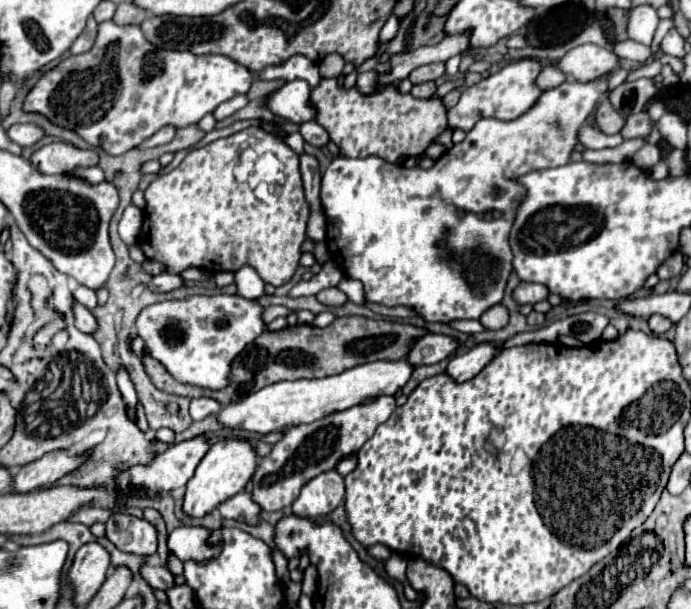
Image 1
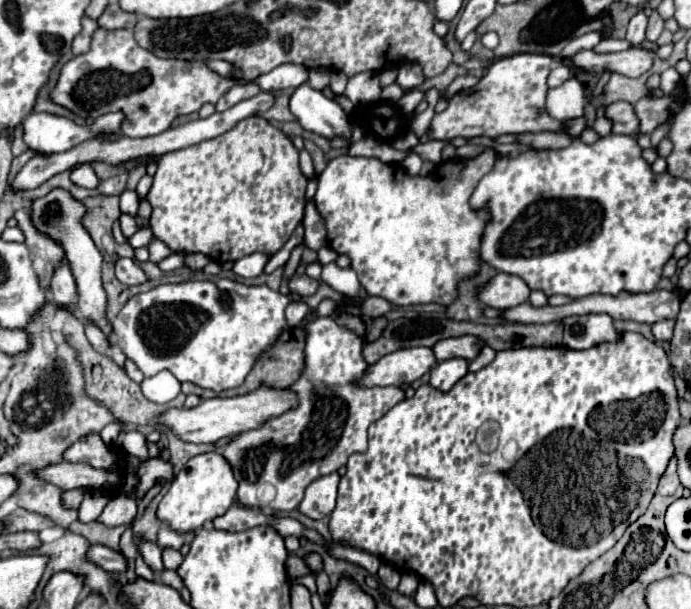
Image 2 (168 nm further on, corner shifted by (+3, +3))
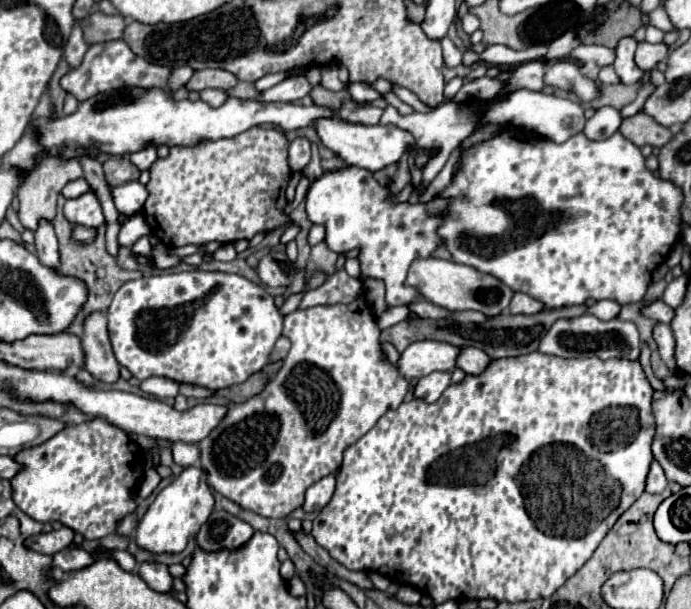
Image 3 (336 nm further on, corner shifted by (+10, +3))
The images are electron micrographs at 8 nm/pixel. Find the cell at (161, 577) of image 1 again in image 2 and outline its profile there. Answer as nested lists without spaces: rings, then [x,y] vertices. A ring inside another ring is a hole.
[[[92,544],[90,550],[86,552],[88,562],[100,566],[106,572],[126,572],[126,560],[122,554],[110,550],[108,546],[102,544]]]

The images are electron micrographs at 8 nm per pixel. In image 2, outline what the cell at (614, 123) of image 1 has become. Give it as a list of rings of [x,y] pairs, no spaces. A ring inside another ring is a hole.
[[[614,102],[606,108],[606,116],[612,118],[614,134],[626,134],[626,136],[638,136],[640,134],[640,122],[634,112],[634,106],[628,102]]]

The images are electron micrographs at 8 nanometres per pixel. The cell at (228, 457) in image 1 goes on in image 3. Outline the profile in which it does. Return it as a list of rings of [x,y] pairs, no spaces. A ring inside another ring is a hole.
[[[187,466],[167,488],[163,488],[157,494],[155,502],[149,506],[135,532],[135,540],[141,548],[161,554],[161,552],[181,552],[187,546],[187,540],[199,532],[199,528],[207,522],[207,518],[213,512],[215,498],[209,488],[207,476],[209,474],[203,468]]]

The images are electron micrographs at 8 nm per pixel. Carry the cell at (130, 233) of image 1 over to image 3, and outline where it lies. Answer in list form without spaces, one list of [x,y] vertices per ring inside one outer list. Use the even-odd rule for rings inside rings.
[[[133,216],[129,218],[123,226],[121,226],[121,232],[119,232],[119,244],[121,246],[127,246],[131,248],[141,236],[147,236],[151,230],[149,230],[149,224],[143,216]]]

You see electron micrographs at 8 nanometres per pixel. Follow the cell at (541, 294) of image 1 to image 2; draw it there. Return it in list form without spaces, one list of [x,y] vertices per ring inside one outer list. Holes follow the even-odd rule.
[[[498,272],[496,276],[492,276],[476,292],[476,298],[482,304],[496,310],[506,310],[516,304],[522,304],[528,300],[528,296],[530,296],[530,288],[524,284],[524,280],[512,274],[504,274],[504,272]]]

